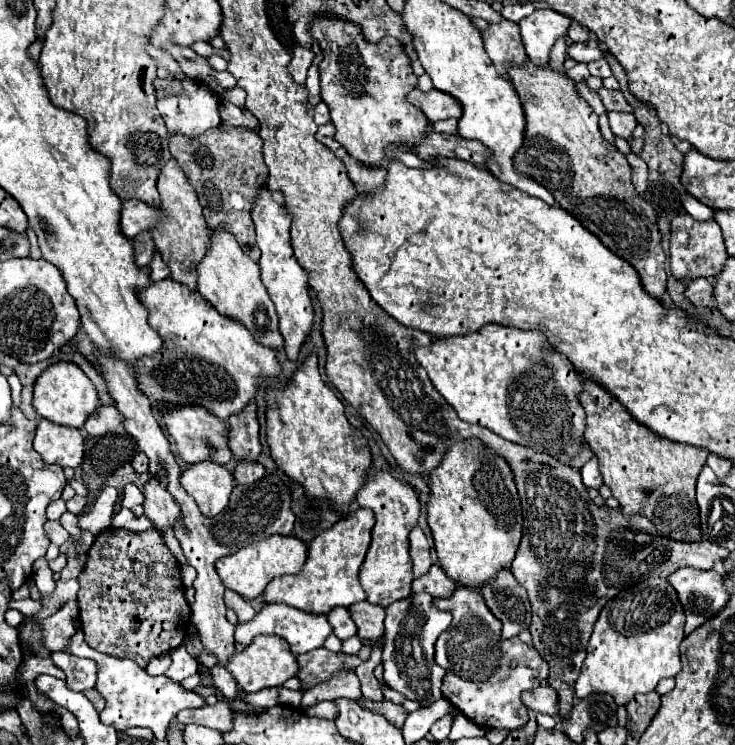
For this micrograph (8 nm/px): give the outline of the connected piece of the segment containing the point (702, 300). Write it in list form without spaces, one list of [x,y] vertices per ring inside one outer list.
[[[696,278],[686,284],[684,296],[694,304],[694,306],[716,306],[714,296],[712,296],[712,284],[706,278]]]

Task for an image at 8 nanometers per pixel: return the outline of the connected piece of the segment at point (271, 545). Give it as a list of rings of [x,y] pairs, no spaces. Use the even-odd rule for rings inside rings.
[[[268,536],[256,544],[250,544],[242,550],[238,550],[236,554],[228,556],[228,558],[220,558],[216,562],[216,572],[222,580],[222,584],[228,590],[238,592],[242,598],[252,600],[256,596],[260,596],[266,588],[266,584],[274,578],[274,576],[282,576],[282,574],[298,574],[304,566],[306,560],[306,544],[302,540],[298,540],[296,536]]]

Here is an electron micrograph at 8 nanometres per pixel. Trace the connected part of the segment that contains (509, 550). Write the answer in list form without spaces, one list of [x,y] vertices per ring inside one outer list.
[[[476,438],[454,442],[444,454],[440,466],[434,468],[432,474],[428,476],[428,488],[430,488],[430,496],[426,502],[428,526],[432,530],[440,566],[452,580],[460,582],[462,586],[480,588],[482,584],[492,580],[496,572],[512,564],[522,538],[522,510],[510,464],[504,458],[486,448]]]

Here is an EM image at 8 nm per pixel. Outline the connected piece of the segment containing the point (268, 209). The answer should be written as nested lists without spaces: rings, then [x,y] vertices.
[[[262,184],[256,202],[252,204],[252,220],[256,226],[256,244],[260,248],[260,272],[262,282],[276,306],[278,322],[280,322],[280,334],[284,338],[284,350],[288,346],[288,358],[296,360],[298,350],[310,332],[314,310],[308,296],[308,274],[294,258],[292,246],[290,246],[290,214],[284,208],[284,196],[280,192],[270,192],[266,184]]]

